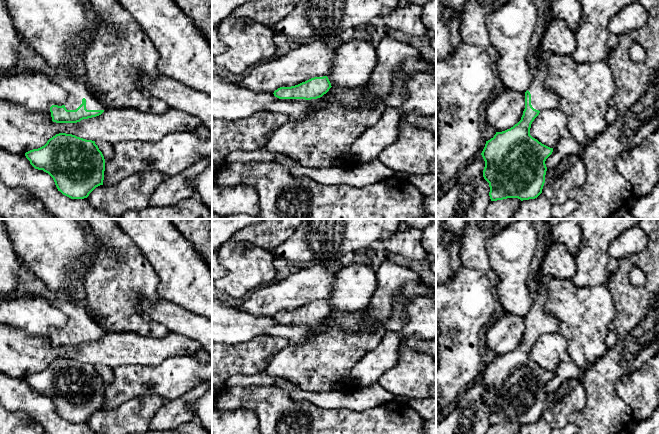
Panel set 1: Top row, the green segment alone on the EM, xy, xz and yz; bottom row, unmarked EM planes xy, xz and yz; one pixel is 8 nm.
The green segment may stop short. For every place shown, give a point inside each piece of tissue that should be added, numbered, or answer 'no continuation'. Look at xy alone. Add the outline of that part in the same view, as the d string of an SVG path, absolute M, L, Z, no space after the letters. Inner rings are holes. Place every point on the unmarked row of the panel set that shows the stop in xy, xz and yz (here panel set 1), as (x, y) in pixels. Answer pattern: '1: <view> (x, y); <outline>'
1: xy (76, 314); M56 298L51 302L56 308L61 310L68 318L64 327L67 334L76 334L82 323L86 323L87 334L105 334L105 331L96 323L94 319L80 306L73 298Z

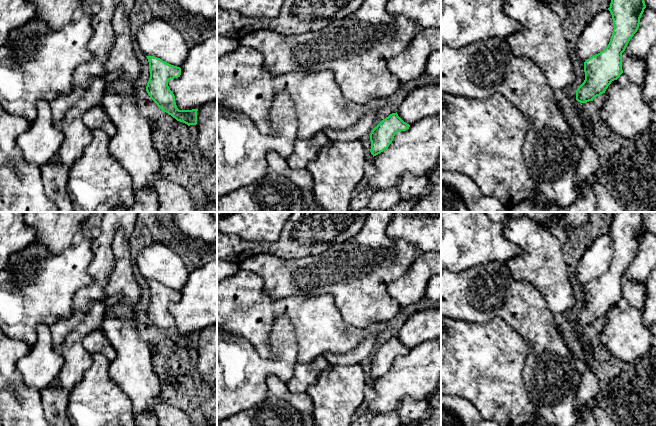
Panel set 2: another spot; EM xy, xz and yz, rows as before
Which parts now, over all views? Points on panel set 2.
no continuation

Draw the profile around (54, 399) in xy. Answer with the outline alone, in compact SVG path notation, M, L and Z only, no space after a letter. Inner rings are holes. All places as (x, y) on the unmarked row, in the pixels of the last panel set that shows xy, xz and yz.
M54 383L39 393L46 419L53 426L71 426L67 415L69 392Z

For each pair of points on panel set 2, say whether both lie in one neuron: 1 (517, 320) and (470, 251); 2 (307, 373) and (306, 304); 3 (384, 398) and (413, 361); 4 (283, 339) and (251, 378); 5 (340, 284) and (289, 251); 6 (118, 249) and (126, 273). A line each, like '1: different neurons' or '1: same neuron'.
1: different neurons
2: different neurons
3: same neuron
4: same neuron
5: different neurons
6: same neuron

